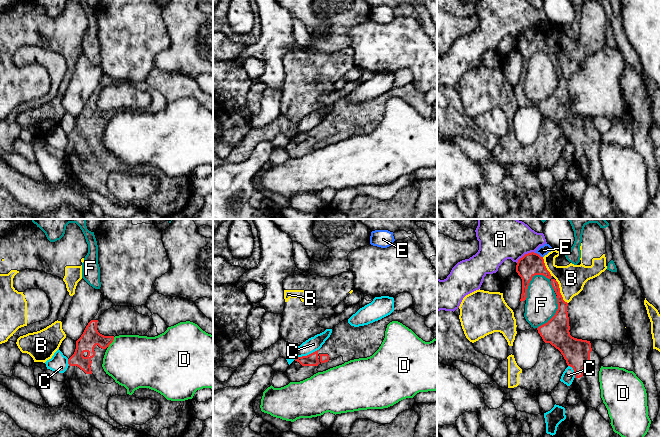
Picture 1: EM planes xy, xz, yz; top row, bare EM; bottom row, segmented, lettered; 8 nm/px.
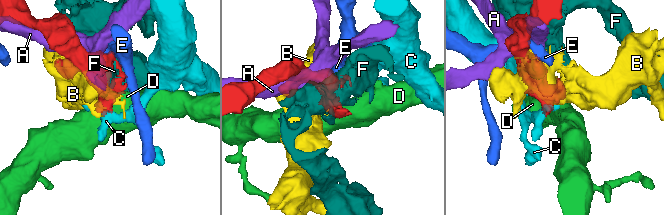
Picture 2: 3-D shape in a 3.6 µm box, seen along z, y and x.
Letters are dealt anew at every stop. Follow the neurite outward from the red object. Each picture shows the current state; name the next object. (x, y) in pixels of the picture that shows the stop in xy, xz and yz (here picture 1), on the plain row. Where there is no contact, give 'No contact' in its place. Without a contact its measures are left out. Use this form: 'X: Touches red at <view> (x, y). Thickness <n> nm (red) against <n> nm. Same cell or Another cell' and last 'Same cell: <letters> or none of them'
A: Touches red at yz (525, 30). Thickness 190 nm (red) against 300 nm. Another cell
B: Touches red at yz (559, 68). Thickness 160 nm (red) against 220 nm. Another cell
C: Touches red at xz (307, 131). Thickness 100 nm (red) against 120 nm. Another cell
D: Touches red at xy (112, 117). Thickness 150 nm (red) against 420 nm. Another cell
E: Touches red at yz (538, 30). Thickness 190 nm (red) against 80 nm. Another cell
F: Touches red at yz (531, 55). Thickness 190 nm (red) against 260 nm. Another cell
Same cell: none of them

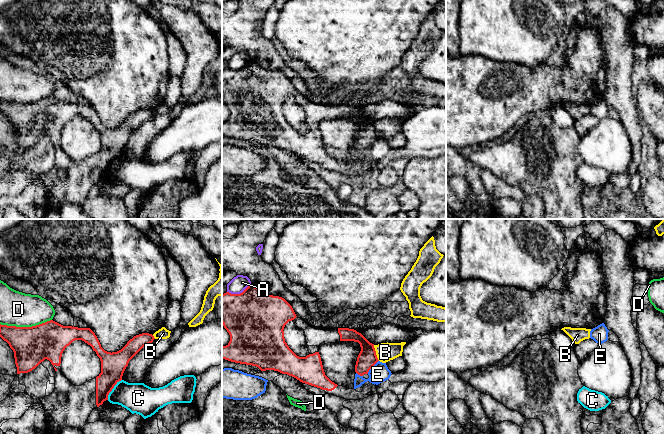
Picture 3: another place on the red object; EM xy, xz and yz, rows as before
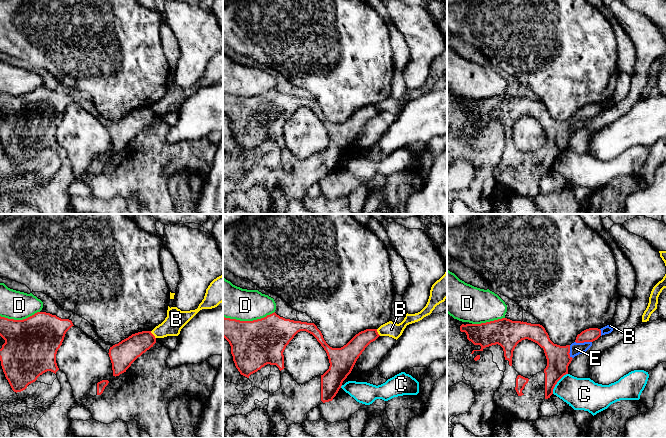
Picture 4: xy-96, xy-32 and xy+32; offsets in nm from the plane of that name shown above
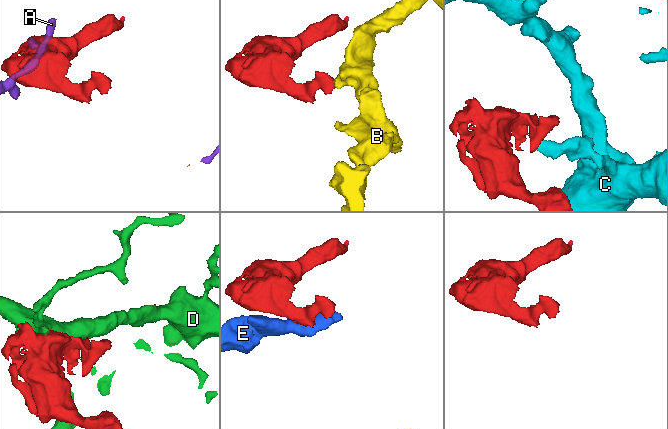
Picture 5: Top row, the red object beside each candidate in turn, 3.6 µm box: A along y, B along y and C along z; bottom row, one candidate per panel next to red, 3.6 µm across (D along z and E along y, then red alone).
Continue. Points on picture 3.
A: Touches red at xz (240, 69). Thickness 460 nm (red) against 140 nm. Another cell
B: Touches red at xz (375, 129). Thickness 160 nm (red) against 150 nm. Another cell
C: Touches red at xy (112, 164). Thickness 200 nm (red) against 240 nm. Another cell
D: Touches red at xy (25, 103). Thickness 300 nm (red) against 280 nm. Another cell
E: Touches red at xz (372, 142). Thickness 160 nm (red) against 150 nm. Another cell
Same cell: none of them

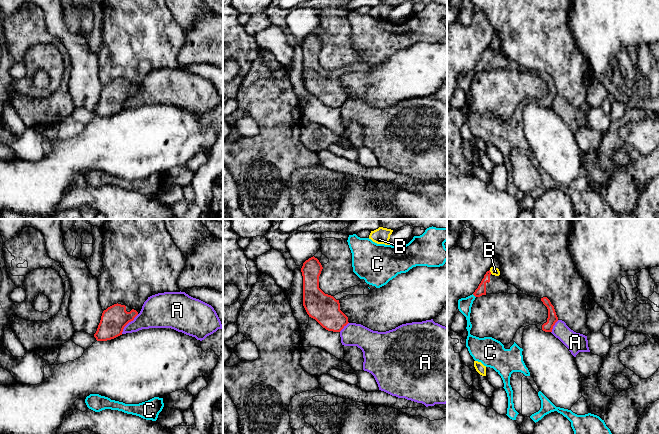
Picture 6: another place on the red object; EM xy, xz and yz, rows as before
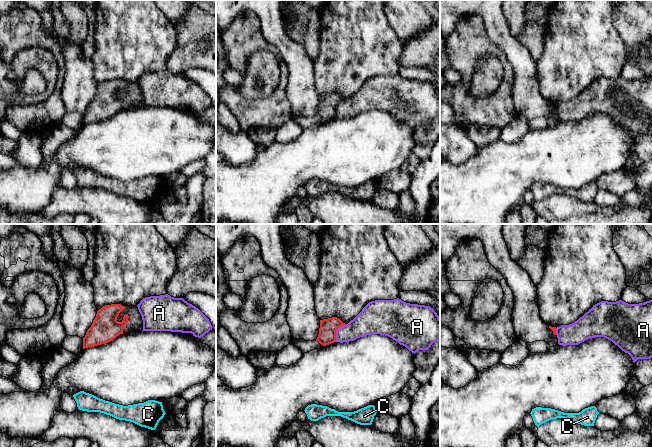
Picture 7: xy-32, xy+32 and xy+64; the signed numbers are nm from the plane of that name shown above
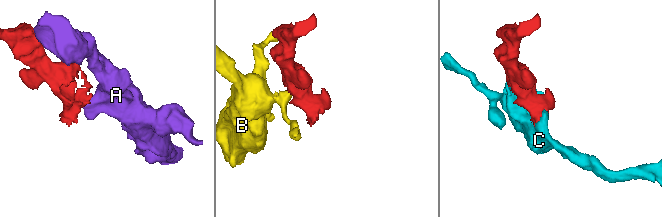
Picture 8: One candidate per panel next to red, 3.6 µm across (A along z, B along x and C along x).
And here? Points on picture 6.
A: Touches red at xy (128, 98). Thickness 200 nm (red) against 260 nm. Another cell
B: Touches red at yz (490, 48). Thickness 80 nm (red) against 70 nm. Another cell
C: Touches red at yz (474, 71). Thickness 80 nm (red) against 110 nm. Same cell
Same cell: C

